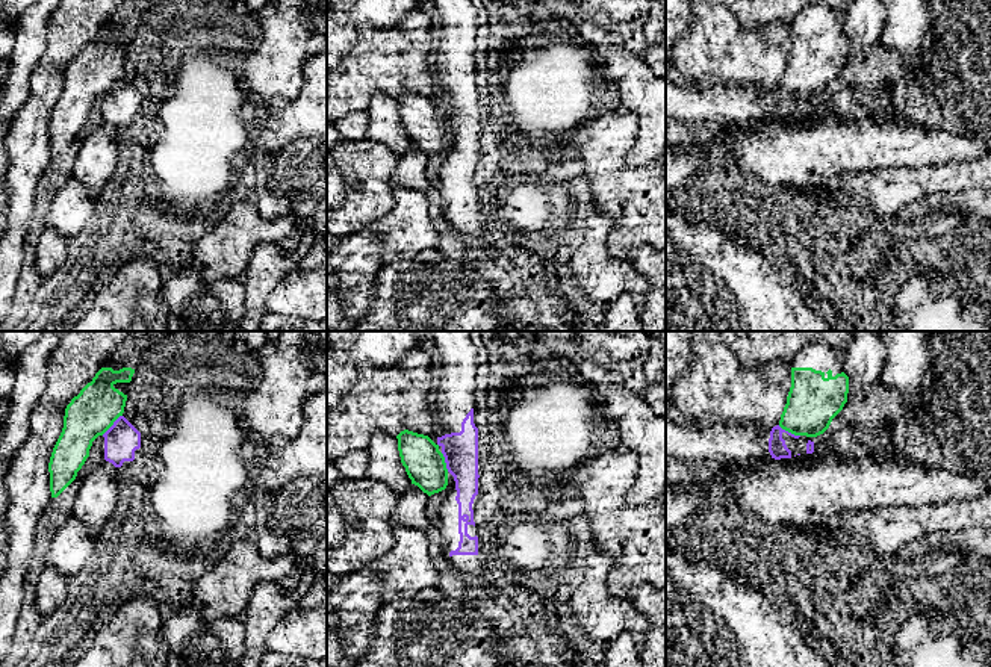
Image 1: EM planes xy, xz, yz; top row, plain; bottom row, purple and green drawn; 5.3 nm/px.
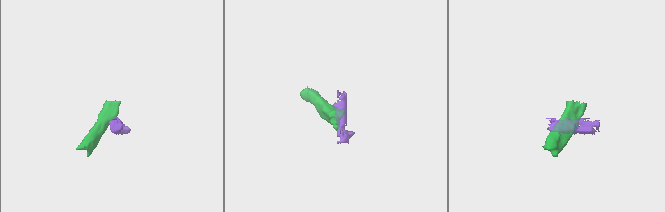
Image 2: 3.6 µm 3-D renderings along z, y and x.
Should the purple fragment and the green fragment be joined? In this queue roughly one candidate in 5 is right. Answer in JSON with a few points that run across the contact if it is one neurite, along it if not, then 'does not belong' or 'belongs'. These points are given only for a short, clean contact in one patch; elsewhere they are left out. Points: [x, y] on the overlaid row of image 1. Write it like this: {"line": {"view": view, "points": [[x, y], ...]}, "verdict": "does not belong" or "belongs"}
{"line": {"view": "xy", "points": [[121, 415], [102, 434]]}, "verdict": "does not belong"}

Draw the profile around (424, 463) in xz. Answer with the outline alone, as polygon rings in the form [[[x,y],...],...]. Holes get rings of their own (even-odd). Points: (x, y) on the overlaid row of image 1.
[[[409,430],[398,436],[398,451],[412,484],[428,496],[439,493],[448,486],[448,469],[443,454],[428,436]]]

